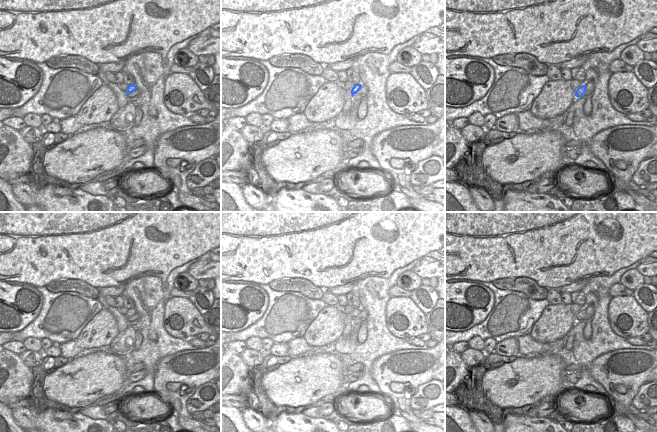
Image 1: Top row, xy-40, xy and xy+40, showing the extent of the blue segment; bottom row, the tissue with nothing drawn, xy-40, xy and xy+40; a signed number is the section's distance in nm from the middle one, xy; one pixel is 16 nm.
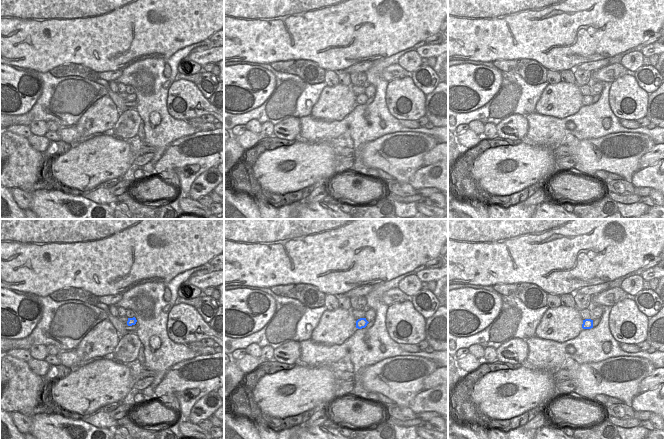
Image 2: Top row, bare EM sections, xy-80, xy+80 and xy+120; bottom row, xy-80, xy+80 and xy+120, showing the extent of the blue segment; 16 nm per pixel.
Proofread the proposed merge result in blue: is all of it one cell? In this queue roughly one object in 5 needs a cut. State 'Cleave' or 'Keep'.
Keep

